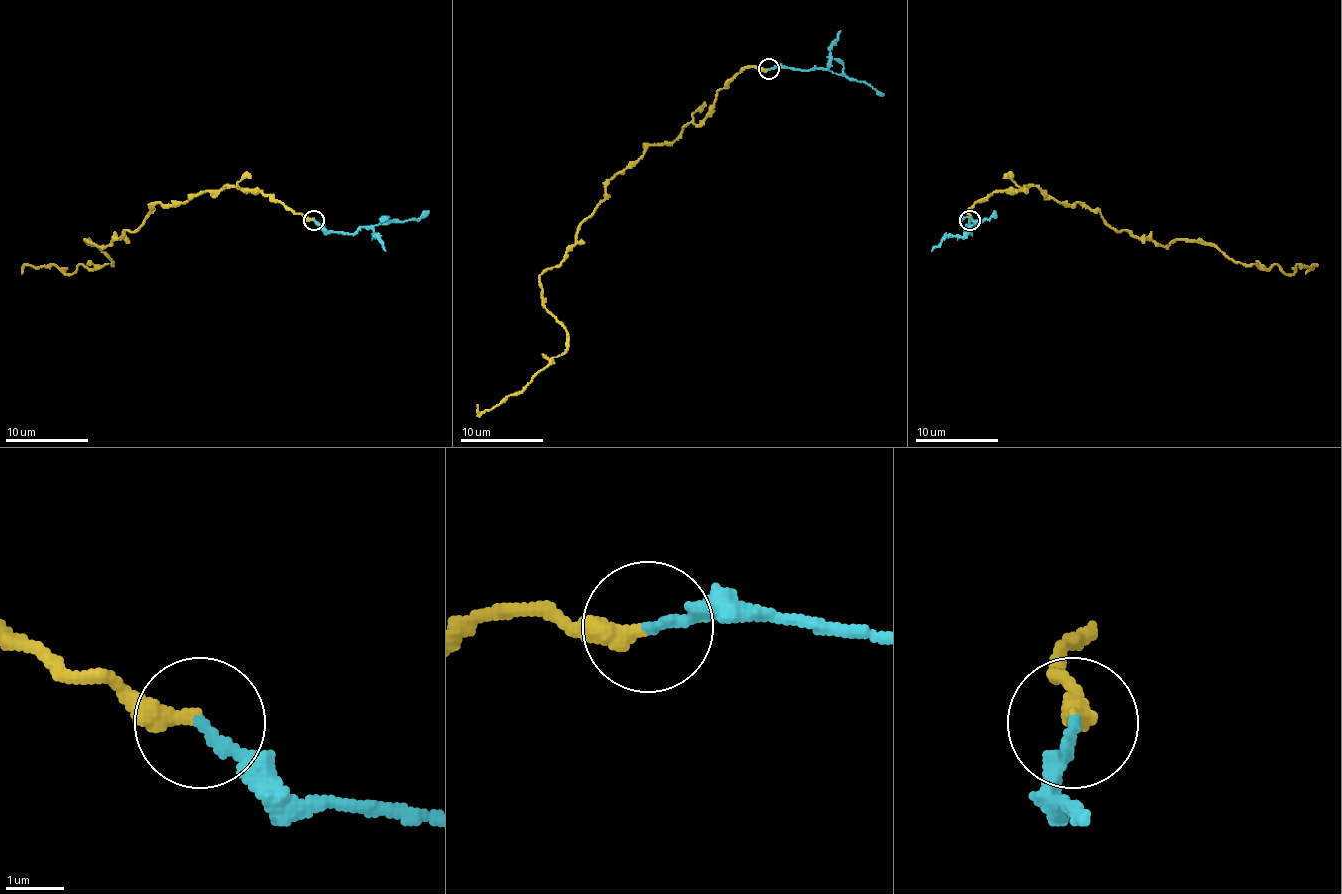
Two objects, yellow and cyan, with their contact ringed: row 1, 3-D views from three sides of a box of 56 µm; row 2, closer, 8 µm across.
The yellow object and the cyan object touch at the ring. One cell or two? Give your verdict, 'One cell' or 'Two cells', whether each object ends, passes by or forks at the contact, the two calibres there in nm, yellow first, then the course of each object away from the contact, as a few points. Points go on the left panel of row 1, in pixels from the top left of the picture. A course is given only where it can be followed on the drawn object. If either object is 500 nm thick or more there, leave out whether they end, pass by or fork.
One cell. At the ring yellow ends. At the ring cyan ends. Thickness 340 nm (yellow) against 200 nm. Course of yellow: (314, 220), (223, 185), (155, 204), (108, 245), (85, 239), (112, 264), (21, 274). Course of cyan: (314, 220), (329, 231), (356, 233), (362, 227), (411, 220), (428, 210)

